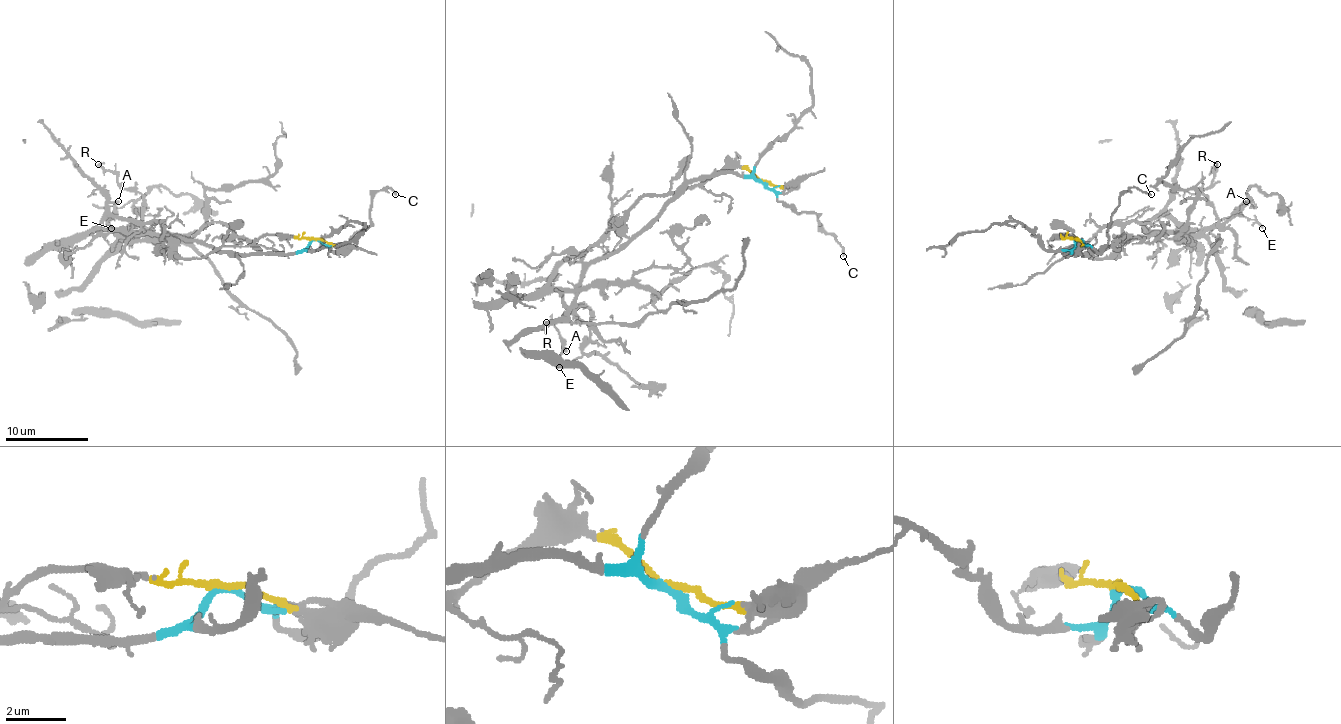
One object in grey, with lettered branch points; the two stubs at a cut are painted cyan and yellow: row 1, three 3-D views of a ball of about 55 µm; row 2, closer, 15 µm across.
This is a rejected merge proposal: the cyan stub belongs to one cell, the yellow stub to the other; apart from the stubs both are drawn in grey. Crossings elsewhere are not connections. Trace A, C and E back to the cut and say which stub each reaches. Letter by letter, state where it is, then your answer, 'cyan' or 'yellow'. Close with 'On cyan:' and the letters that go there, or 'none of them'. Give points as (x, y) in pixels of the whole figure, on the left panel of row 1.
A: place (118, 201); cyan
C: place (395, 194); cyan
E: place (111, 228); cyan
On cyan: A, C, E

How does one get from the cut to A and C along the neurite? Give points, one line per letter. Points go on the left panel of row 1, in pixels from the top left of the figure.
A: (313, 239), (292, 253), (222, 253), (195, 241), (151, 234), (120, 236), (105, 222), (118, 201)
C: (313, 239), (338, 251), (369, 224), (371, 197), (386, 187), (394, 195)

